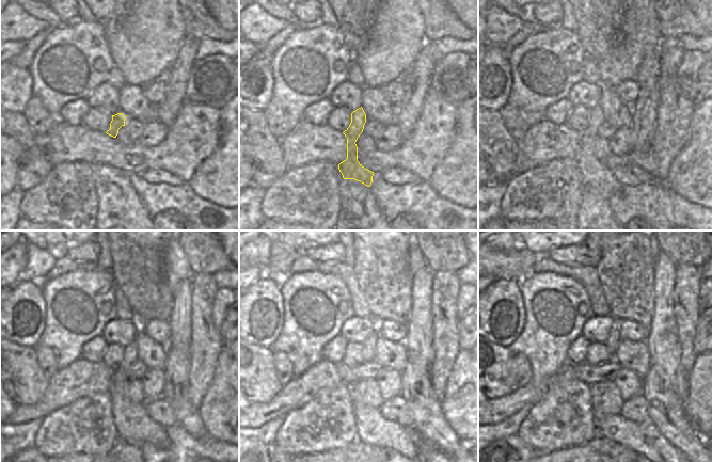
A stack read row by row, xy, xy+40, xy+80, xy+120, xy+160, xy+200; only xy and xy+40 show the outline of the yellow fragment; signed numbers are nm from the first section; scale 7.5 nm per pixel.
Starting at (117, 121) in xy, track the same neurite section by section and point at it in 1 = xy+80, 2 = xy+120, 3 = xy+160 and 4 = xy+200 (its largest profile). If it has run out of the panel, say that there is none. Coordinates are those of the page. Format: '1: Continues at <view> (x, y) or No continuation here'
1: Continues at xy+80 (594, 173)
2: Continues at xy+120 (133, 426)
3: Continues at xy+160 (372, 427)
4: Continues at xy+200 (626, 432)

